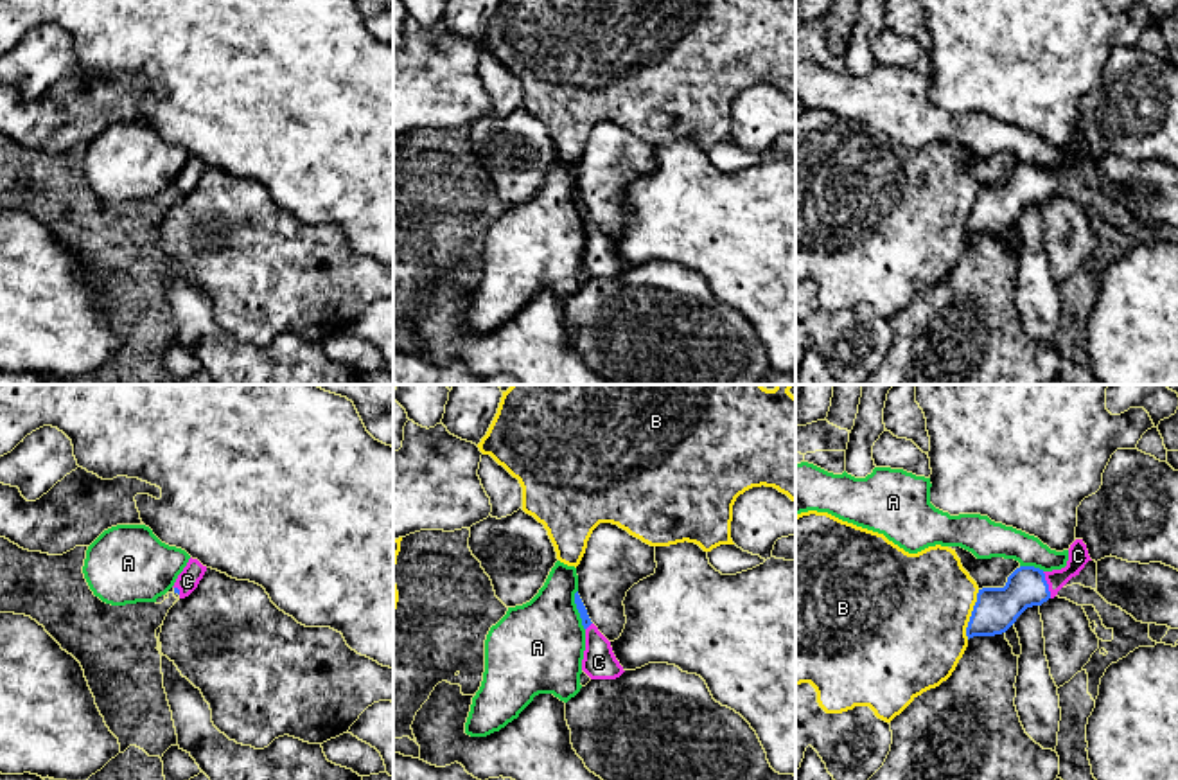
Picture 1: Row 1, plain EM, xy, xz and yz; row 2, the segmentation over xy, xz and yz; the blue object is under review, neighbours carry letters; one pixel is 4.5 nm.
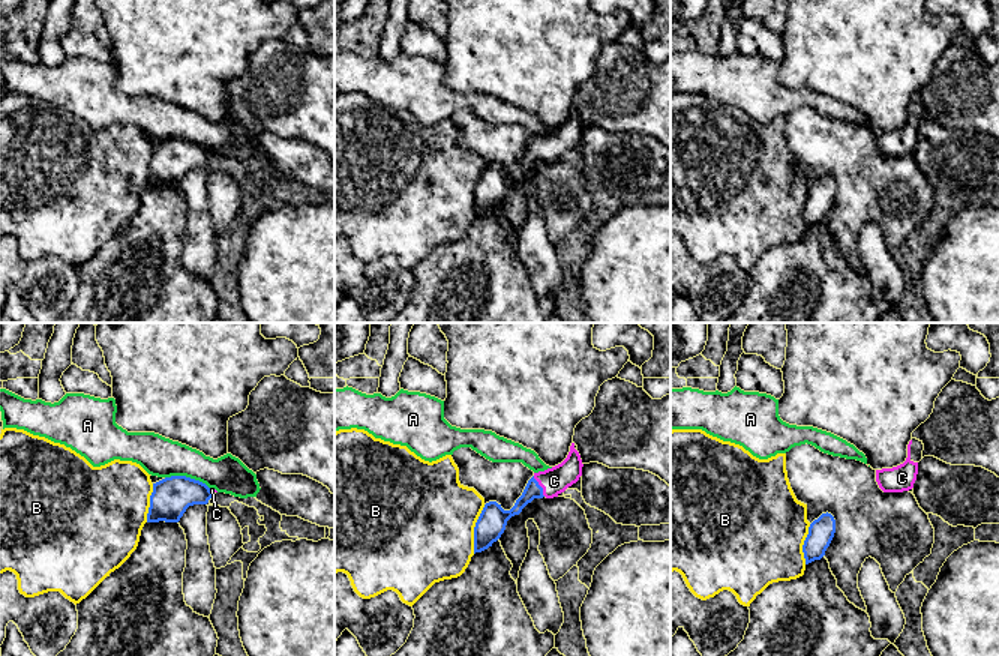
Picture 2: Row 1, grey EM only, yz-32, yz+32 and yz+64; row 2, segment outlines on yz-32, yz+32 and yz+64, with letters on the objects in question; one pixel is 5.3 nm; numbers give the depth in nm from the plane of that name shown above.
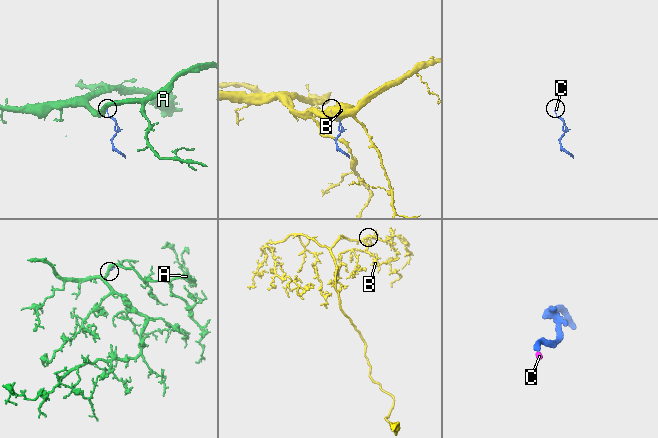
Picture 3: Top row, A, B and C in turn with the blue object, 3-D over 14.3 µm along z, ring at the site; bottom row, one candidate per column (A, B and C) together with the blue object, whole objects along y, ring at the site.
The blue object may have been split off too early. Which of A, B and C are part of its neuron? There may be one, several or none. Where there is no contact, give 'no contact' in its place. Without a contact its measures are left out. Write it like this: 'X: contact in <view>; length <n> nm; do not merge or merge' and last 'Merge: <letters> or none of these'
A: contact in xz; length 190 nm; do not merge
B: contact in yz; length 240 nm; do not merge
C: contact in yz; length 130 nm; merge
Merge: C

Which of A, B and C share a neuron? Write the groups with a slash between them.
A / B / C

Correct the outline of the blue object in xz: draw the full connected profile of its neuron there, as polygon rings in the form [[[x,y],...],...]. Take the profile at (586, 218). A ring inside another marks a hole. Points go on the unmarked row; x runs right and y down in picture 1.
[[[578,189],[575,191],[575,201],[580,210],[582,223],[585,226],[585,248],[584,248],[584,257],[582,257],[582,268],[591,277],[620,275],[625,268],[616,257],[611,239],[591,219]]]

